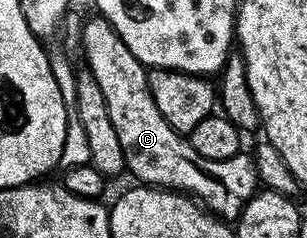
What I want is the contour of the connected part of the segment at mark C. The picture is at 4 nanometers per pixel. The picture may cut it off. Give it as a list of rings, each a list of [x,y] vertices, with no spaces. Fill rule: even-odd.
[[[93,17],[82,27],[82,51],[86,54],[85,66],[92,73],[96,85],[100,85],[100,93],[104,93],[104,101],[108,101],[108,117],[112,117],[112,126],[120,136],[120,149],[124,149],[126,171],[134,174],[139,184],[160,187],[171,191],[181,191],[193,197],[207,211],[223,221],[237,220],[244,205],[259,190],[258,169],[249,154],[239,153],[224,161],[208,161],[208,157],[200,157],[196,149],[192,149],[189,138],[183,132],[172,129],[168,121],[156,109],[156,101],[148,89],[148,71],[142,62],[132,57],[132,49],[120,41],[116,29],[107,19]]]

